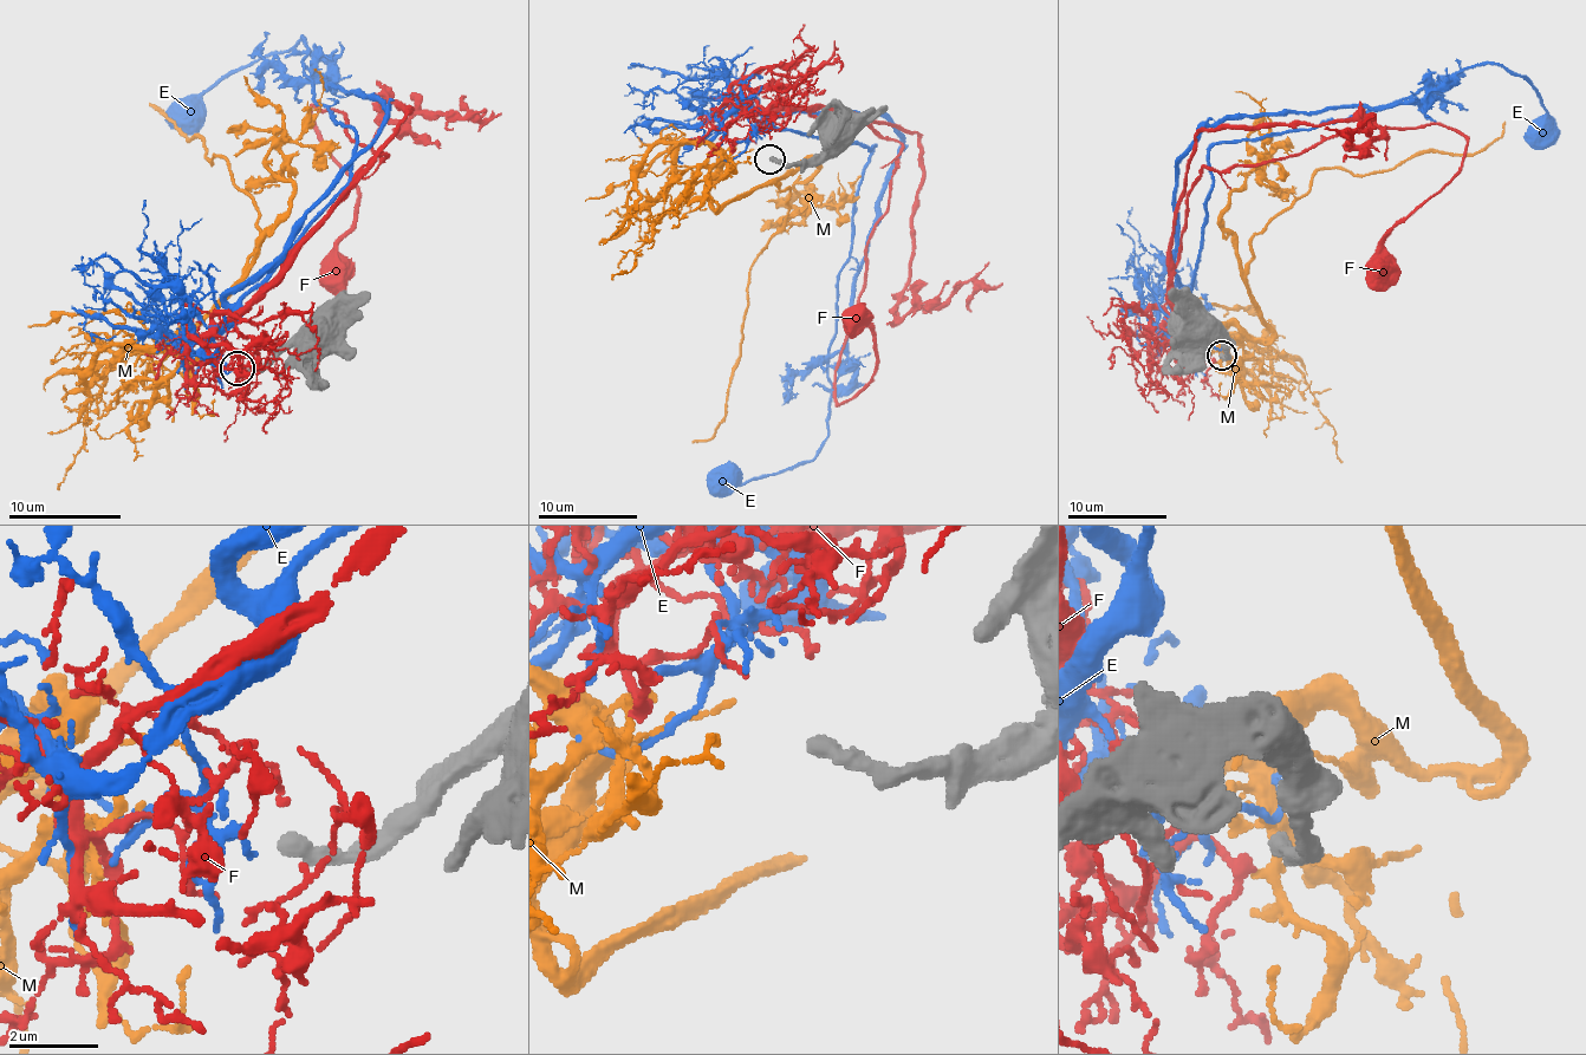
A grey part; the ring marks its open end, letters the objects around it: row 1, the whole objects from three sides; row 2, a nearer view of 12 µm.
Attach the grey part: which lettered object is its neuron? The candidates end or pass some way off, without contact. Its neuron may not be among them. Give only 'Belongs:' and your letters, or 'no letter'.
Belongs: no letter

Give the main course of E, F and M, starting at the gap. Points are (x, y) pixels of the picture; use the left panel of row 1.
E: (229, 364), (218, 333), (348, 181), (356, 132), (313, 99), (303, 37), (223, 73), (175, 130)
F: (238, 358), (197, 336), (226, 325), (387, 156), (311, 105), (359, 195), (336, 246), (345, 291)
M: (218, 350), (170, 350), (240, 280), (258, 212), (229, 164), (150, 102)

